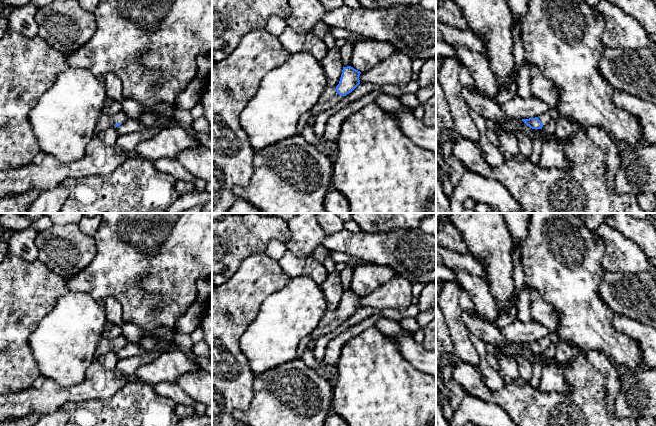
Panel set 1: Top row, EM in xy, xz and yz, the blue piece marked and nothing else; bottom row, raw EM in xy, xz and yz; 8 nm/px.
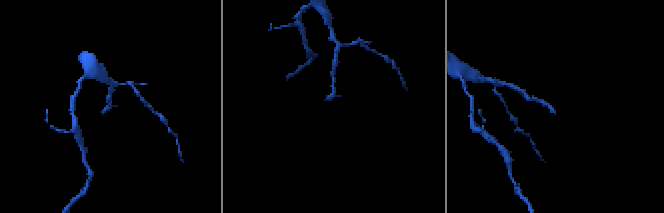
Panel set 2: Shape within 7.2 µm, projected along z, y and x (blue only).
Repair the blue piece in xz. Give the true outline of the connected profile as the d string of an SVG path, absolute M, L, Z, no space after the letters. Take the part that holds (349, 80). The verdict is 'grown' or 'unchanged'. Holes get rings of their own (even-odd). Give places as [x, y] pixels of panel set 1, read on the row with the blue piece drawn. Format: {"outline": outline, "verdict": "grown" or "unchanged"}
{"outline": "M351 66L343 67L339 84L334 87L327 87L322 93L318 102L311 109L312 117L316 117L323 111L334 107L344 96L351 93L359 84L361 72Z", "verdict": "grown"}

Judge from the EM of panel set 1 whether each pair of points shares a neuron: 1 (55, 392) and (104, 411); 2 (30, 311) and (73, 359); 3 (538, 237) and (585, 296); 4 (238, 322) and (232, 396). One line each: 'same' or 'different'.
1: different
2: different
3: same
4: same

